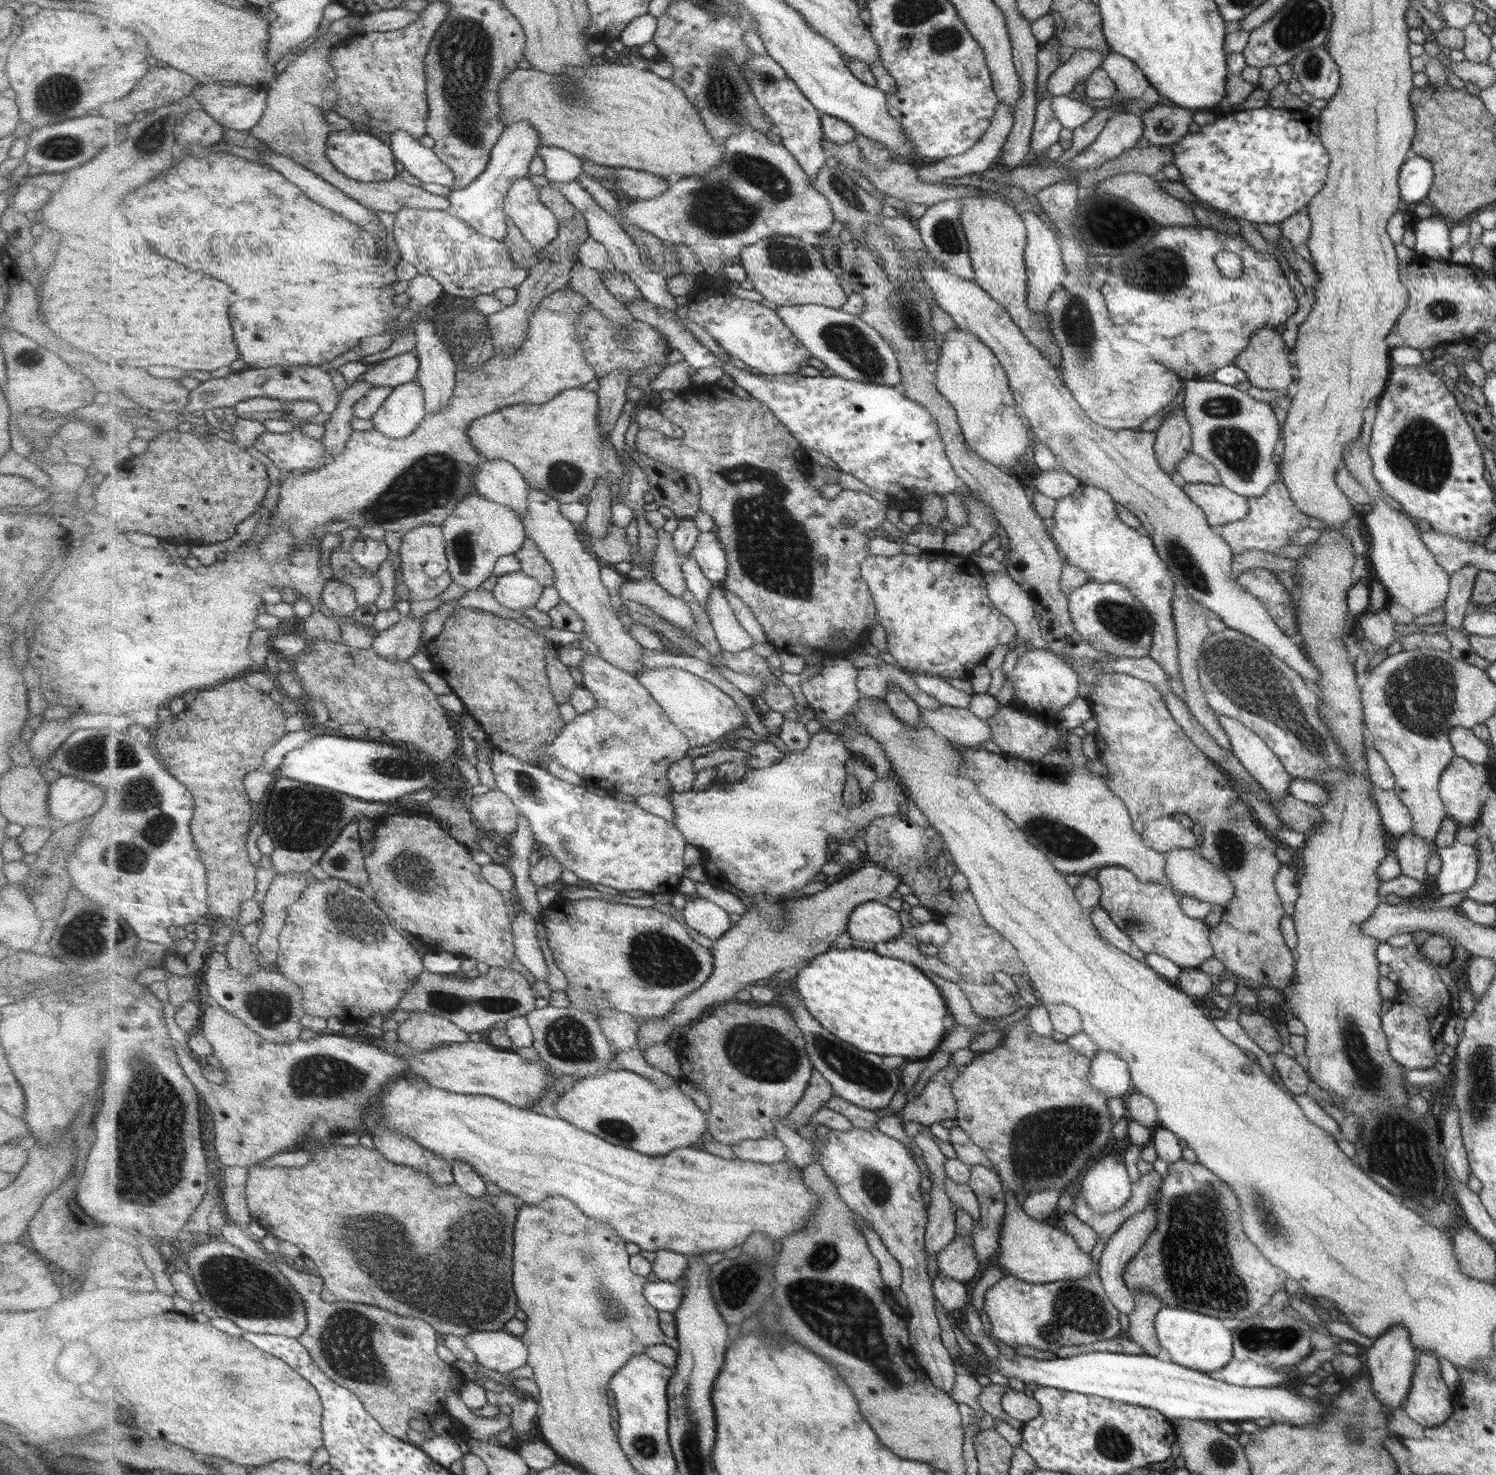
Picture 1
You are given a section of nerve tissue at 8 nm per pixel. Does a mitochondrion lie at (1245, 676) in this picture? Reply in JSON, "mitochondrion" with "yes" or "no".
{"mitochondrion":"yes"}

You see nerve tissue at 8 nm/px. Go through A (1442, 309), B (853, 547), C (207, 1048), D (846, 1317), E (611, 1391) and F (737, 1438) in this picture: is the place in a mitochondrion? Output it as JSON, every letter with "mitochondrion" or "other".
{"A":"mitochondrion","B":"other","C":"other","D":"mitochondrion","E":"other","F":"other"}

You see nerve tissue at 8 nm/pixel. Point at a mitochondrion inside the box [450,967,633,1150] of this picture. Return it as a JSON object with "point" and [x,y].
{"point":[567,1039]}

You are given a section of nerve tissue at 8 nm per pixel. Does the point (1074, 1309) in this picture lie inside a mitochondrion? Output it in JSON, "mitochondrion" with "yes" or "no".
{"mitochondrion":"yes"}

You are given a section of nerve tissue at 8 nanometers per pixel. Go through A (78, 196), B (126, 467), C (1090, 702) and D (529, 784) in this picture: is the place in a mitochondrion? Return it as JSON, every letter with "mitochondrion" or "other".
{"A":"other","B":"other","C":"other","D":"mitochondrion"}

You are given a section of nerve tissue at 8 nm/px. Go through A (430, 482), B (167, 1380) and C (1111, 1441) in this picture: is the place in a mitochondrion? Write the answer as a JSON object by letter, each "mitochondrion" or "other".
{"A":"mitochondrion","B":"other","C":"mitochondrion"}

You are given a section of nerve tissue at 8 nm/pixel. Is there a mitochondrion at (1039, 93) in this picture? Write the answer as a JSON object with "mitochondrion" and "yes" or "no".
{"mitochondrion":"no"}

